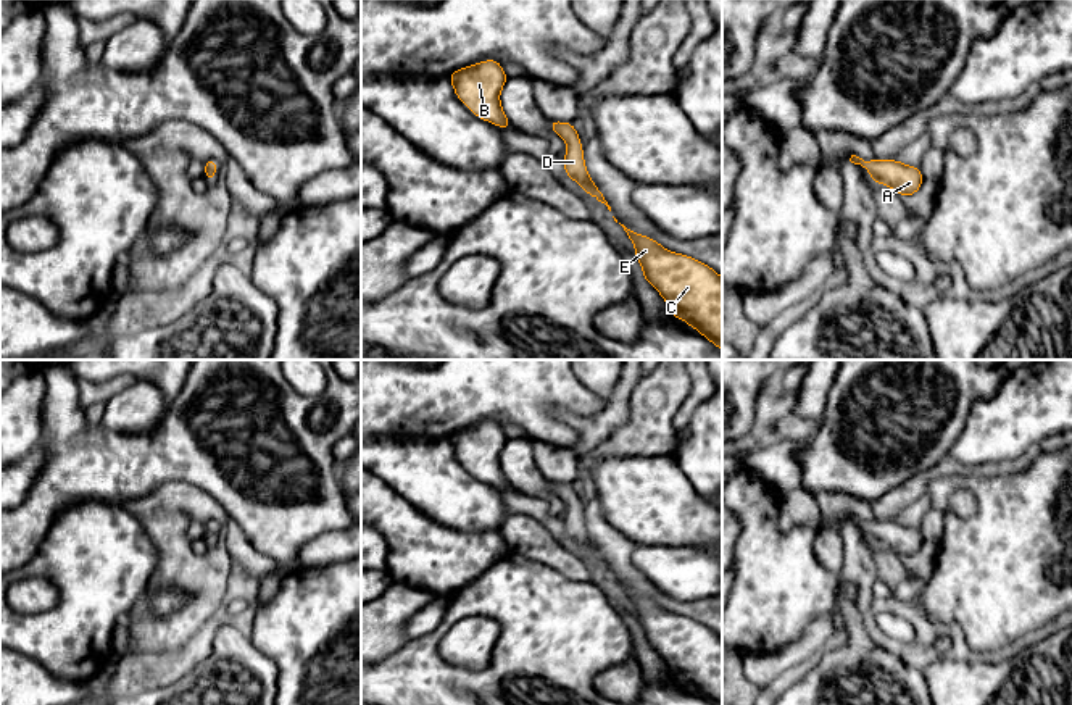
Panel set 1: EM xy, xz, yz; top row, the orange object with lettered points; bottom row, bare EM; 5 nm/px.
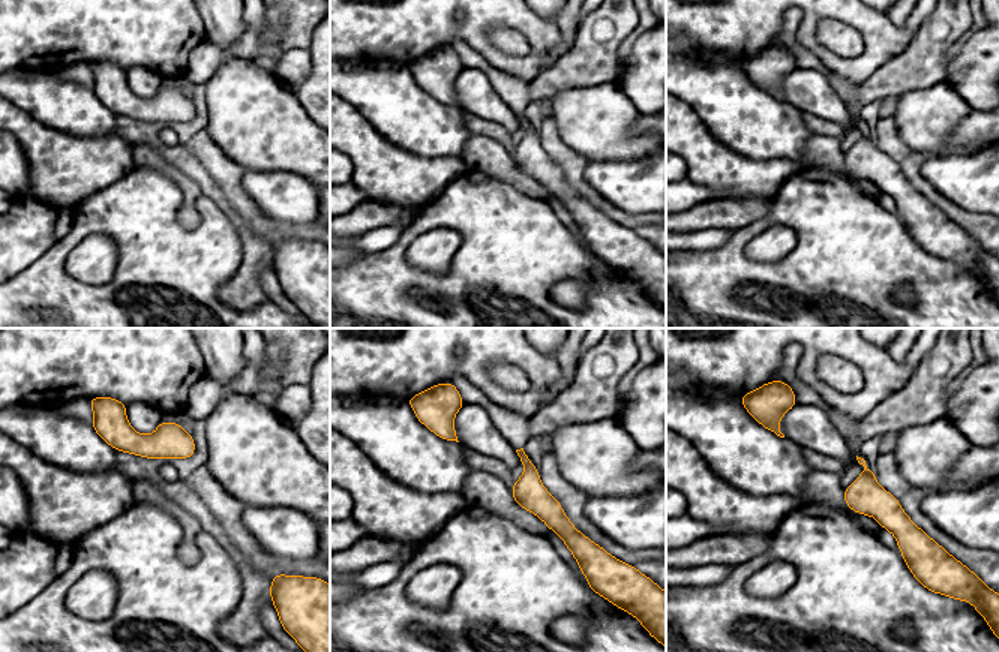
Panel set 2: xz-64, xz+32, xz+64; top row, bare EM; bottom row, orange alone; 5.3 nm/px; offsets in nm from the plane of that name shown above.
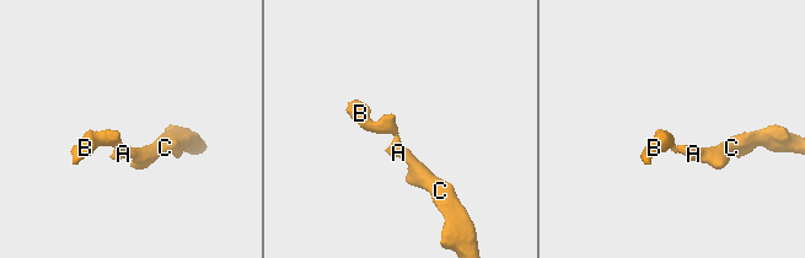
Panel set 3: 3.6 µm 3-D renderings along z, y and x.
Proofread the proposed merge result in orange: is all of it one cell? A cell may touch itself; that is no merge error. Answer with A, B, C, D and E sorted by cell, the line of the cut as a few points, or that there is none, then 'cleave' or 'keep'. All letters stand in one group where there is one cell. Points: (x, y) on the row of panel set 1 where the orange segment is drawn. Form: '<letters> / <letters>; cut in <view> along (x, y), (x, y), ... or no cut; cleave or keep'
A B C D E; no cut; keep

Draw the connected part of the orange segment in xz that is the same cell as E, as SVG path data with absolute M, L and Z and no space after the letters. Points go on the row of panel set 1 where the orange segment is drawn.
M621 226L635 245L643 279L661 294L669 313L722 350L722 277L711 266Z

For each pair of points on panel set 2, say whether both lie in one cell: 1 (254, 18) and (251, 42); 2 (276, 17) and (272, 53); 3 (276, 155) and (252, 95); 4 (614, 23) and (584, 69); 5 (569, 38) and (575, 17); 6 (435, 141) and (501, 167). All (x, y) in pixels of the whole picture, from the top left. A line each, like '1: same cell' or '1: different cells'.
1: same cell
2: same cell
3: same cell
4: same cell
5: same cell
6: different cells

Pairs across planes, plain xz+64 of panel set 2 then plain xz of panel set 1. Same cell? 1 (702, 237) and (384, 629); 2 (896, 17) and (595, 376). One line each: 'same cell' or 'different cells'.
1: different cells
2: different cells

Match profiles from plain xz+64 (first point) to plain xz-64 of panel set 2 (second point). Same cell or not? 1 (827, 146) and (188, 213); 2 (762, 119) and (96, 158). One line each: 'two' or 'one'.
1: one
2: two

